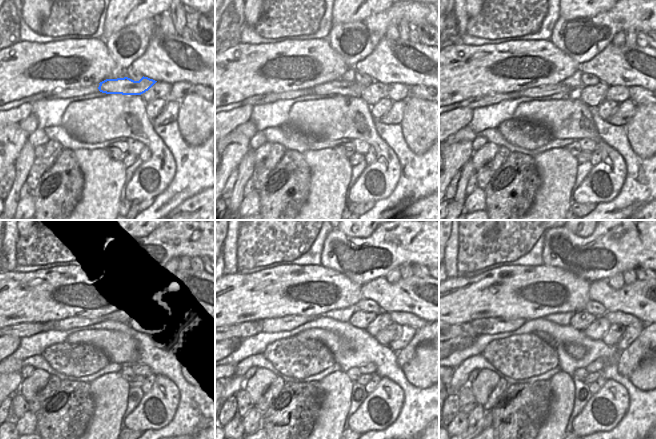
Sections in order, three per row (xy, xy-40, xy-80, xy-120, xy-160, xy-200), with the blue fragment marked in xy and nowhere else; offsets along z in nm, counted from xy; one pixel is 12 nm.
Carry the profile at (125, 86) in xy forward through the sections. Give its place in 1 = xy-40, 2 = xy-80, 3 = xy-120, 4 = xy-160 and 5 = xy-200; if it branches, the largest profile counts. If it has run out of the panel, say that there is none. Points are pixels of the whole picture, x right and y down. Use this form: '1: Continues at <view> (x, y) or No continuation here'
1: Continues at xy-40 (346, 88)
2: Continues at xy-80 (546, 90)
3: Continues at xy-120 (90, 317)
4: Continues at xy-160 (271, 325)
5: Continues at xy-200 (484, 325).

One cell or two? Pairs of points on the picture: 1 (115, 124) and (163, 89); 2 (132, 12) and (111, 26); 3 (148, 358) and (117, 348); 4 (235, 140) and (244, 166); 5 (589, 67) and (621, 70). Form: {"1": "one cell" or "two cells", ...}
{"1": "two cells", "2": "one cell", "3": "two cells", "4": "two cells", "5": "one cell"}

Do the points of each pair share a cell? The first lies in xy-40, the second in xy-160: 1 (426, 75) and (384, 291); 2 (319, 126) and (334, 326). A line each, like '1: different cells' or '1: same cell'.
1: same cell
2: different cells

